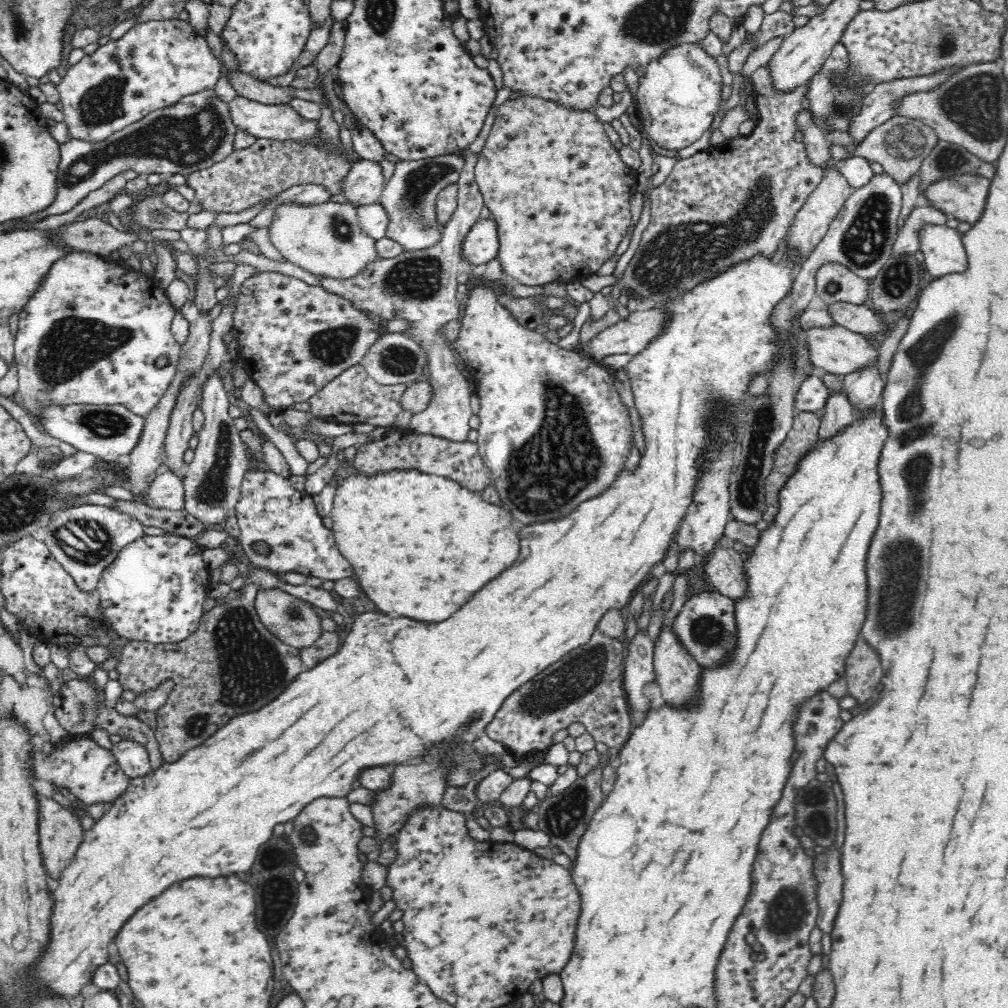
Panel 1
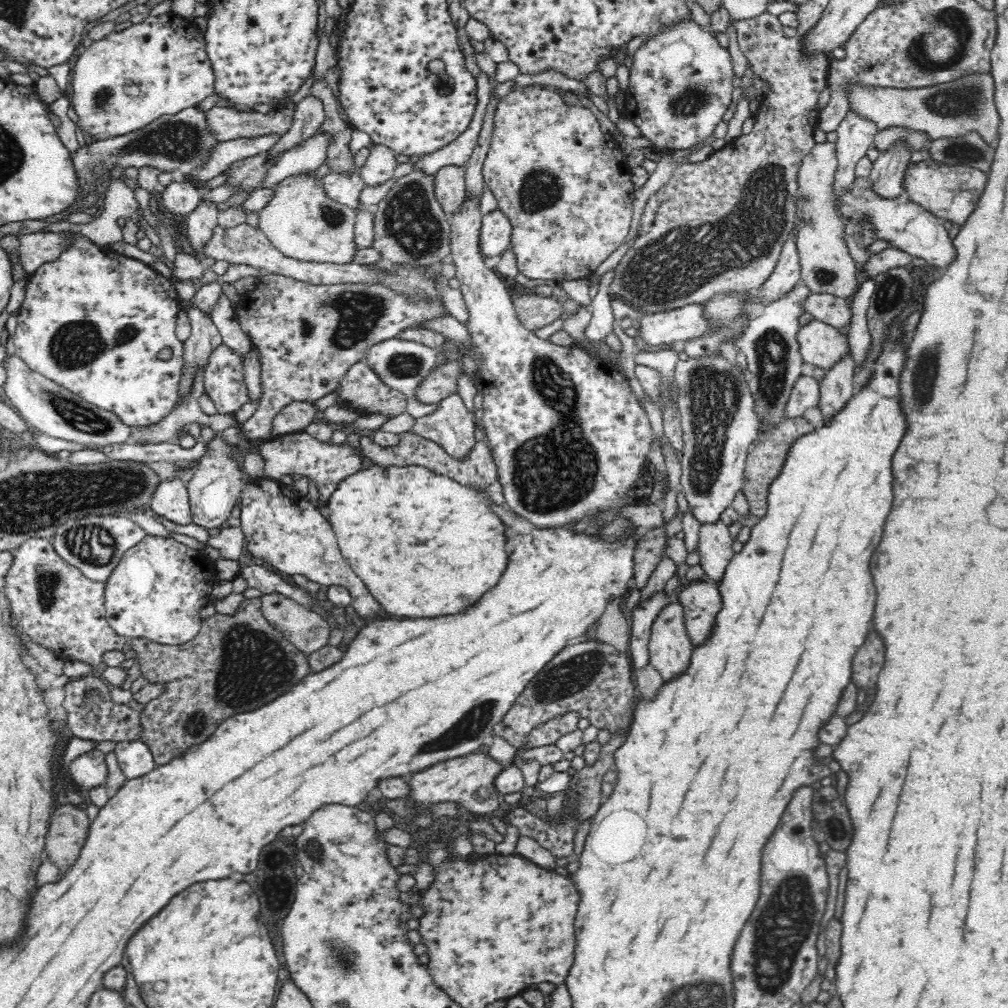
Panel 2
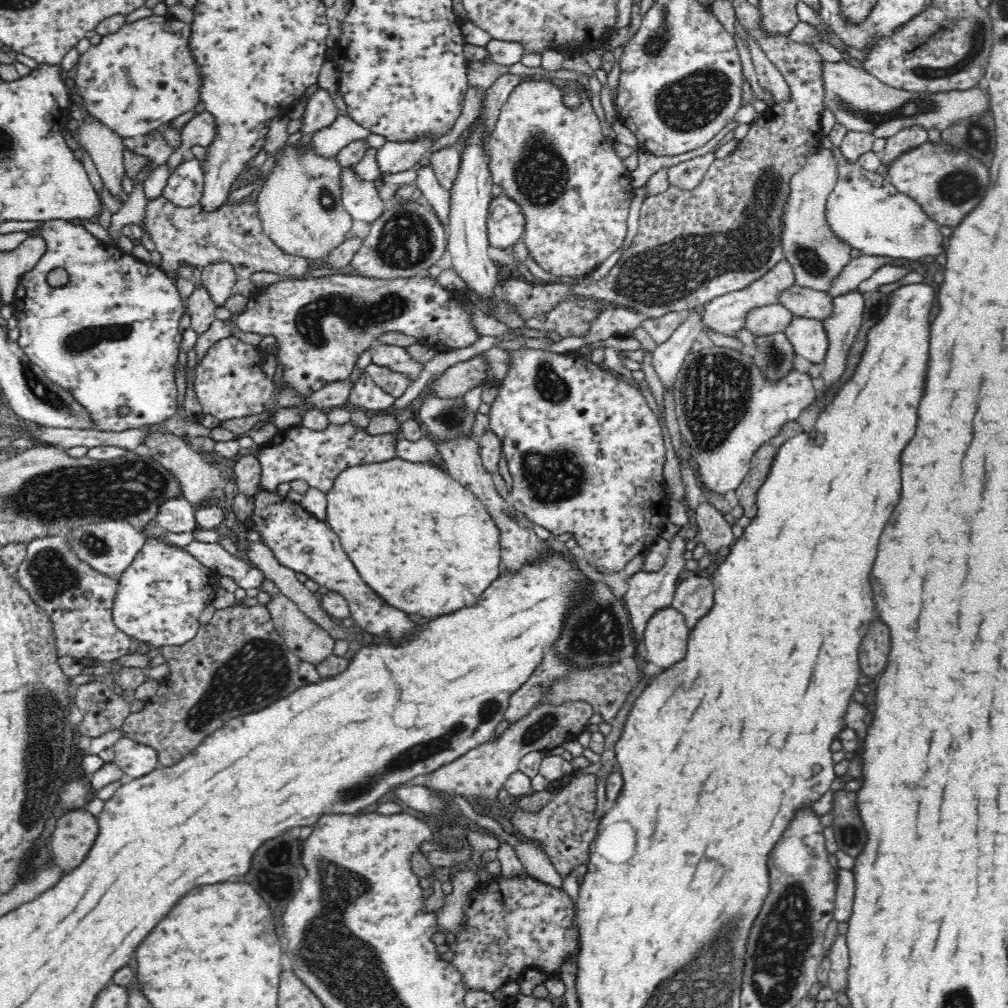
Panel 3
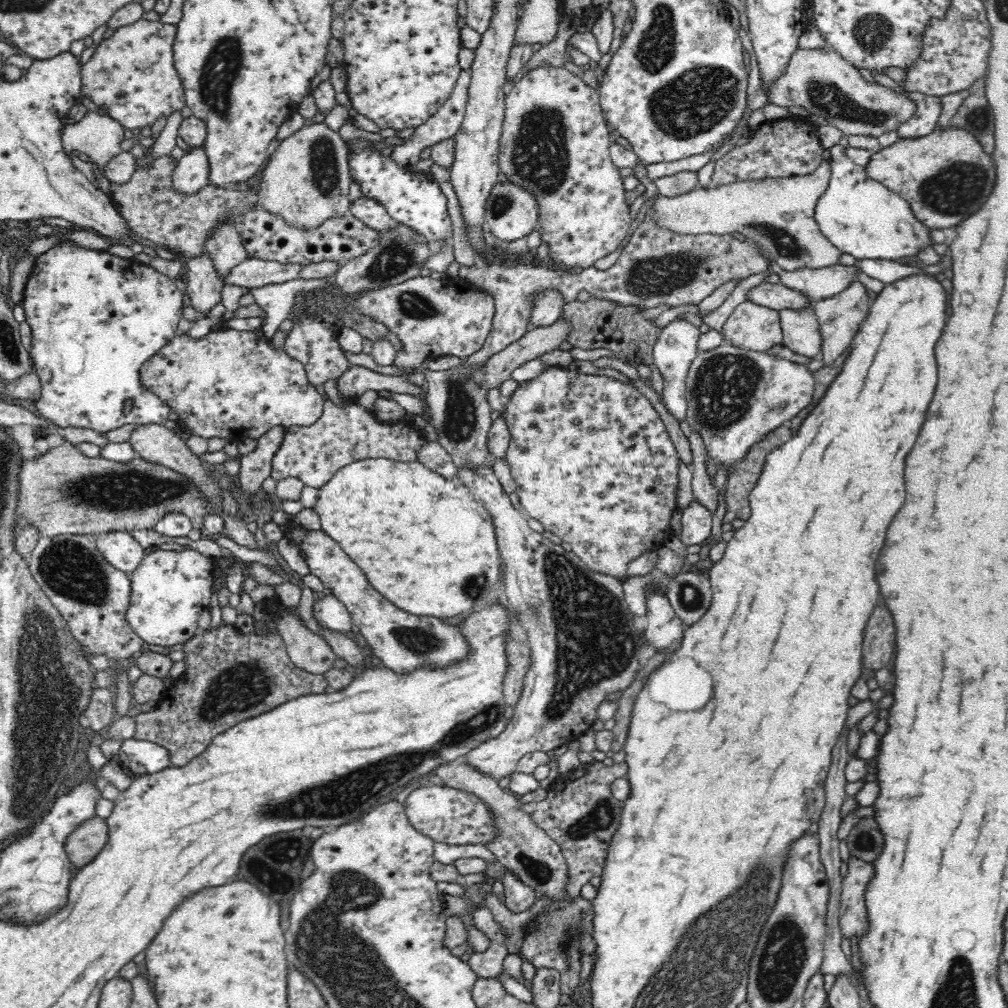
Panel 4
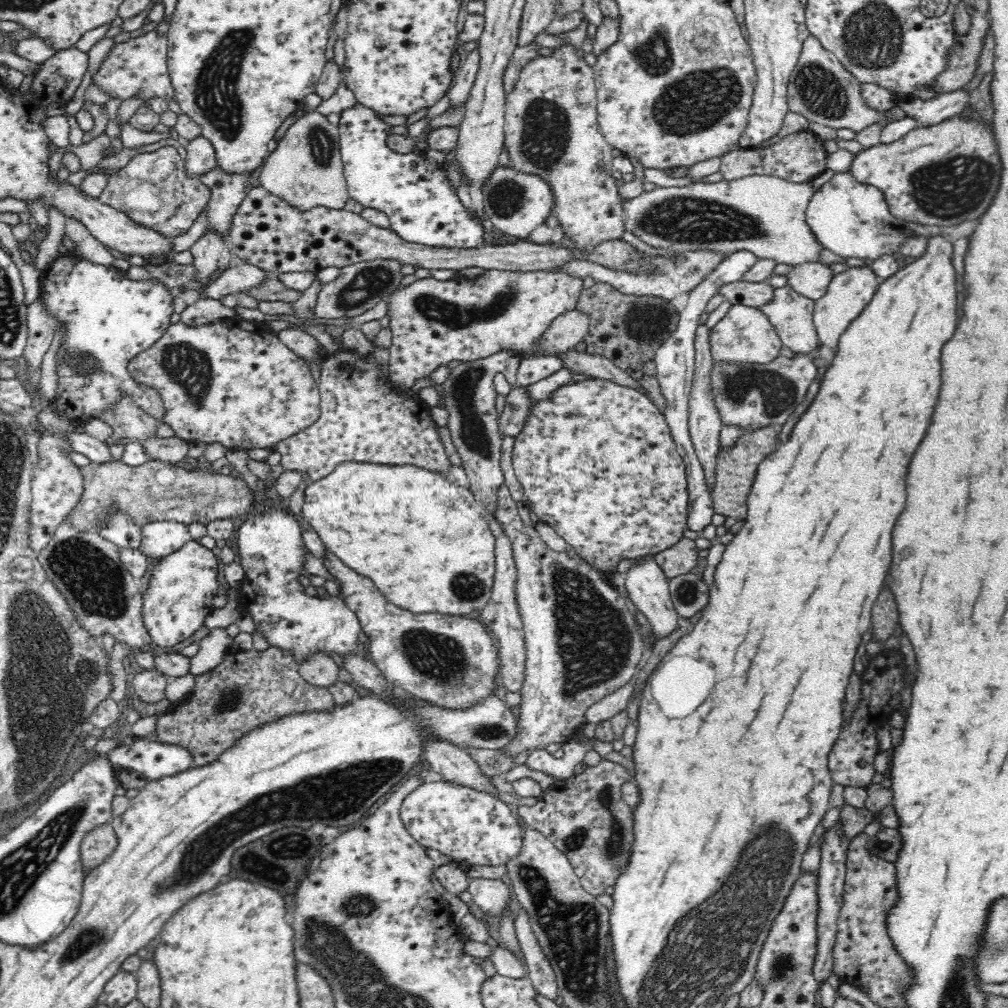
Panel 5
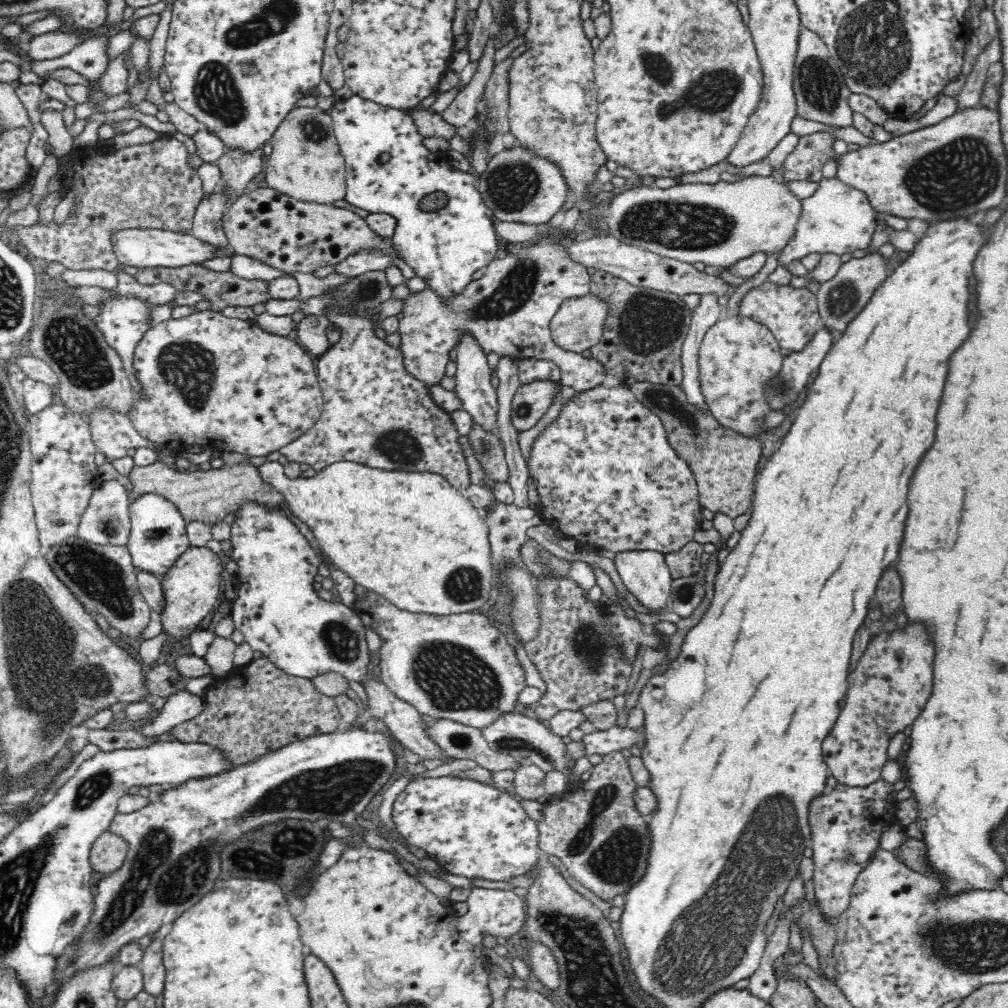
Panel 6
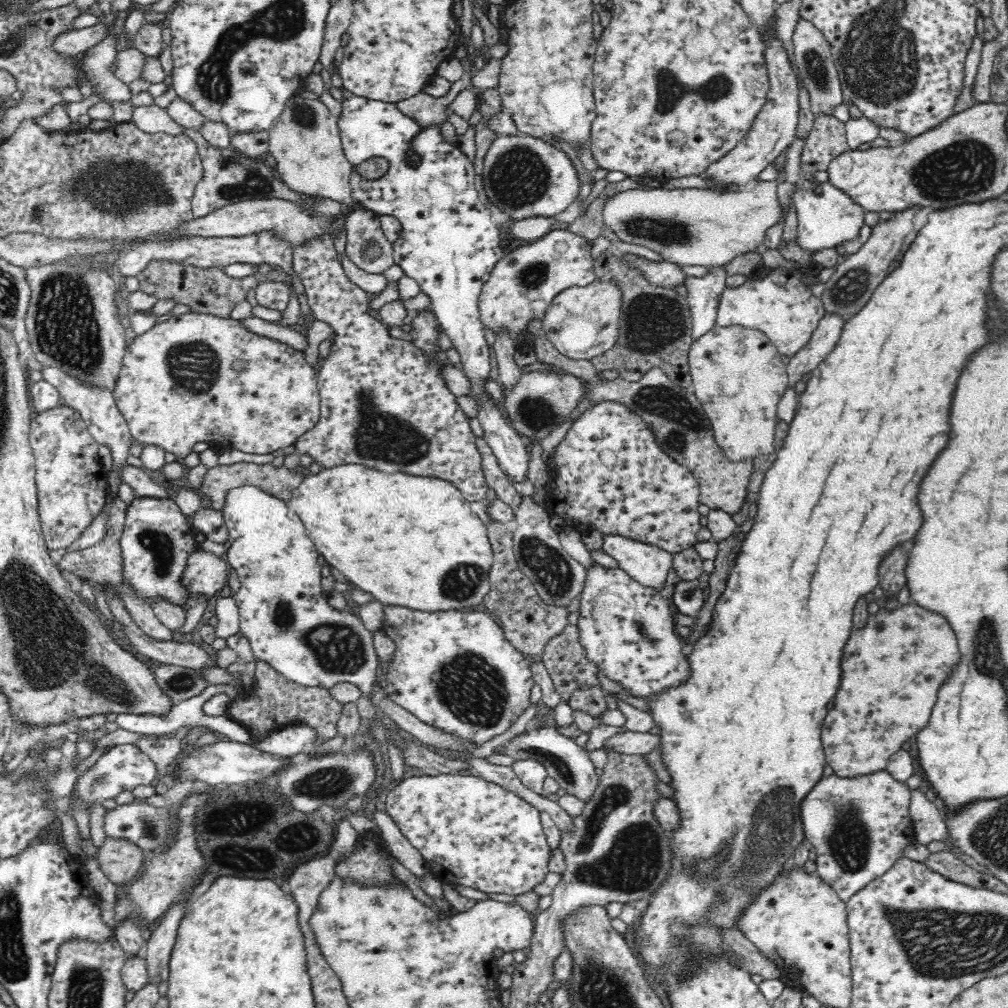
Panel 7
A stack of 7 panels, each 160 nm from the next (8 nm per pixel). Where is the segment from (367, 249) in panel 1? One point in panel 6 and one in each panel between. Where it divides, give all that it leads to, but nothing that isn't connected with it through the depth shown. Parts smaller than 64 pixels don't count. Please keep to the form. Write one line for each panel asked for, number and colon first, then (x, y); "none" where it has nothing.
2: (301, 220)
3: (300, 206)
4: (306, 179)
5: (306, 169)
6: (306, 163)

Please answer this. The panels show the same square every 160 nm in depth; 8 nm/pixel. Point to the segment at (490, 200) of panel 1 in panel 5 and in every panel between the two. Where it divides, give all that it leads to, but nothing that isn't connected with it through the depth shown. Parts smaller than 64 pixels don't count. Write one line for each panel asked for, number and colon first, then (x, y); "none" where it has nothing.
2: (561, 180)
3: (554, 160)
4: (554, 141)
5: (551, 129)

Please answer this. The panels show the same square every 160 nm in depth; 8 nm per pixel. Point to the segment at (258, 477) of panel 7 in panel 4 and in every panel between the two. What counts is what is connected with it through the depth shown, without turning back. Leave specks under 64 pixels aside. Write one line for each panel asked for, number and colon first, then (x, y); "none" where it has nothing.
4: (64, 492)
5: (154, 491)
6: (205, 497)

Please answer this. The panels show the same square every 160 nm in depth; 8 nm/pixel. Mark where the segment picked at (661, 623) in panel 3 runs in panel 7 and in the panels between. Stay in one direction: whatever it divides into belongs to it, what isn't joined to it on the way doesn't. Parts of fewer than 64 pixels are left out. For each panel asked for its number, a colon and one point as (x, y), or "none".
4: (664, 630)
5: (647, 586)
6: (645, 573)
7: (649, 563)

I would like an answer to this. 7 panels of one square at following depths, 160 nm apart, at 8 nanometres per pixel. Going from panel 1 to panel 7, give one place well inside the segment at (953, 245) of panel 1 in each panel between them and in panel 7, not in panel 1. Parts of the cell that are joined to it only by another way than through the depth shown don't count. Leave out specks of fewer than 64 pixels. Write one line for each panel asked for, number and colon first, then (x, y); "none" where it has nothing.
2: (907, 226)
3: (864, 211)
4: (859, 216)
5: (850, 219)
6: (838, 218)
7: (827, 218)

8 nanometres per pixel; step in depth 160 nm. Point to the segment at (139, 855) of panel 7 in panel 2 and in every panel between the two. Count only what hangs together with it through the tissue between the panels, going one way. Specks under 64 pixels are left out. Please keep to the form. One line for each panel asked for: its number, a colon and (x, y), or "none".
2: (70, 827)
3: (76, 831)
4: (83, 846)
5: (97, 848)
6: (109, 852)

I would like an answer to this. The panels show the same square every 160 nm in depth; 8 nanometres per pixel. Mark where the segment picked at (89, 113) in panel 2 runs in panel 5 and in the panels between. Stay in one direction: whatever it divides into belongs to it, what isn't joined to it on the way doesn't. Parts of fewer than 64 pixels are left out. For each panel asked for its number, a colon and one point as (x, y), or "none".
3: (139, 78)
4: (131, 73)
5: (138, 65)

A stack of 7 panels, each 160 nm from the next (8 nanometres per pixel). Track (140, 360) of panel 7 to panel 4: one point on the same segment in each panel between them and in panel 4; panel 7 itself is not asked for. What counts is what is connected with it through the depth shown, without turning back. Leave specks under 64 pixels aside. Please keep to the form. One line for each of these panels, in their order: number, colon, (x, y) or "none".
4: (230, 384)
5: (233, 381)
6: (222, 383)

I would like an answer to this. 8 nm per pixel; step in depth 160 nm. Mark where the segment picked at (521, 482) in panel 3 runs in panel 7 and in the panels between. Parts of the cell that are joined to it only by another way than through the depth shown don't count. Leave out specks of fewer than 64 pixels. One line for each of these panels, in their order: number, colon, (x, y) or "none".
4: (593, 462)
5: (598, 462)
6: (606, 476)
7: (608, 473)

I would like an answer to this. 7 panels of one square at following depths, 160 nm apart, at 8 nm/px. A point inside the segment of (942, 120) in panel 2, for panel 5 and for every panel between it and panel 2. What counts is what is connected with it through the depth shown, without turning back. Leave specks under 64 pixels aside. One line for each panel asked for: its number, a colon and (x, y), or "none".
3: (859, 101)
4: (818, 80)
5: (820, 88)

